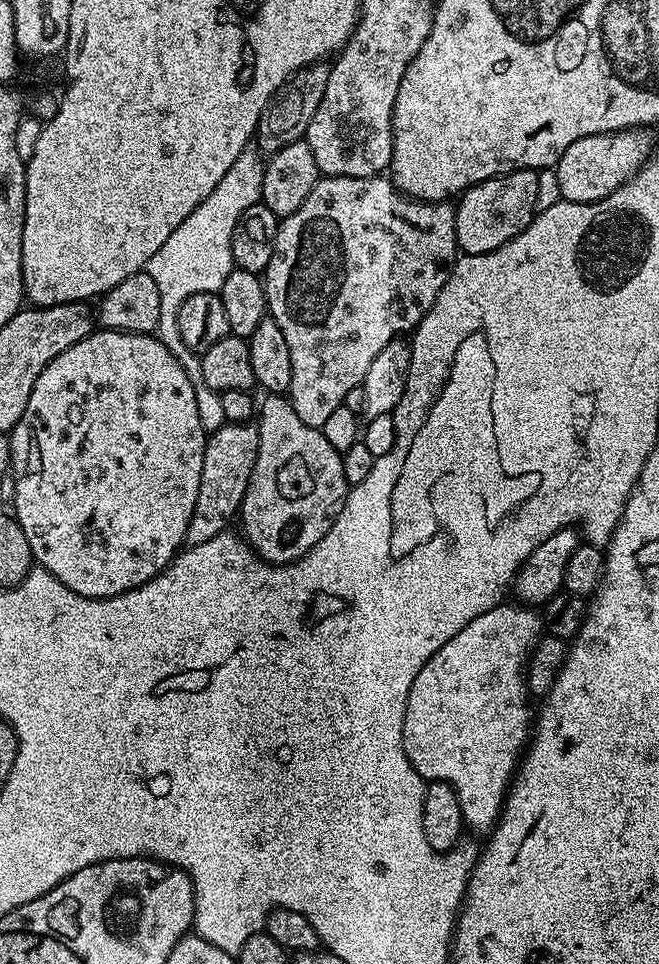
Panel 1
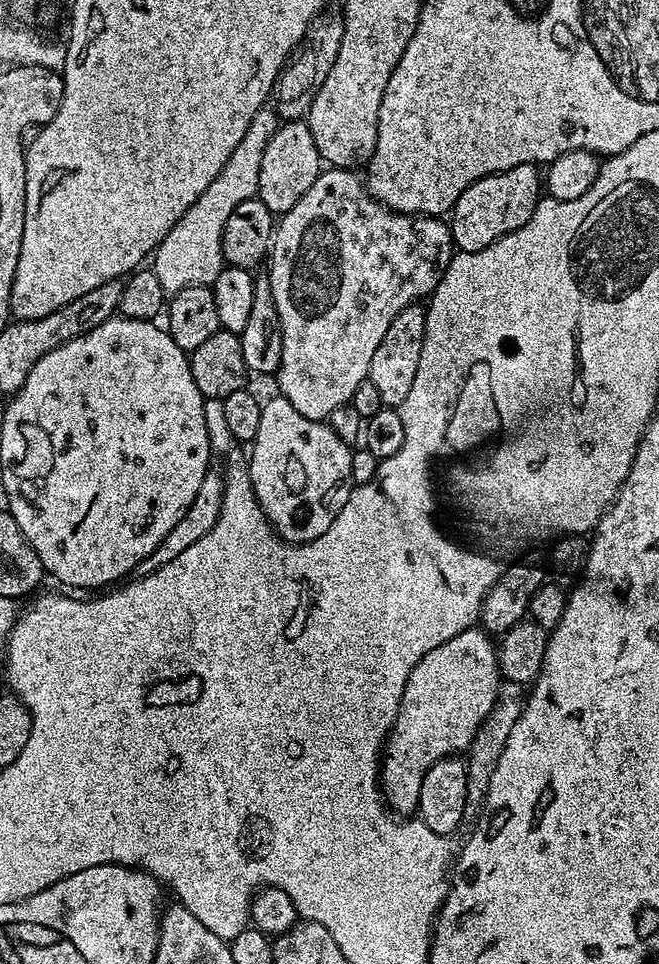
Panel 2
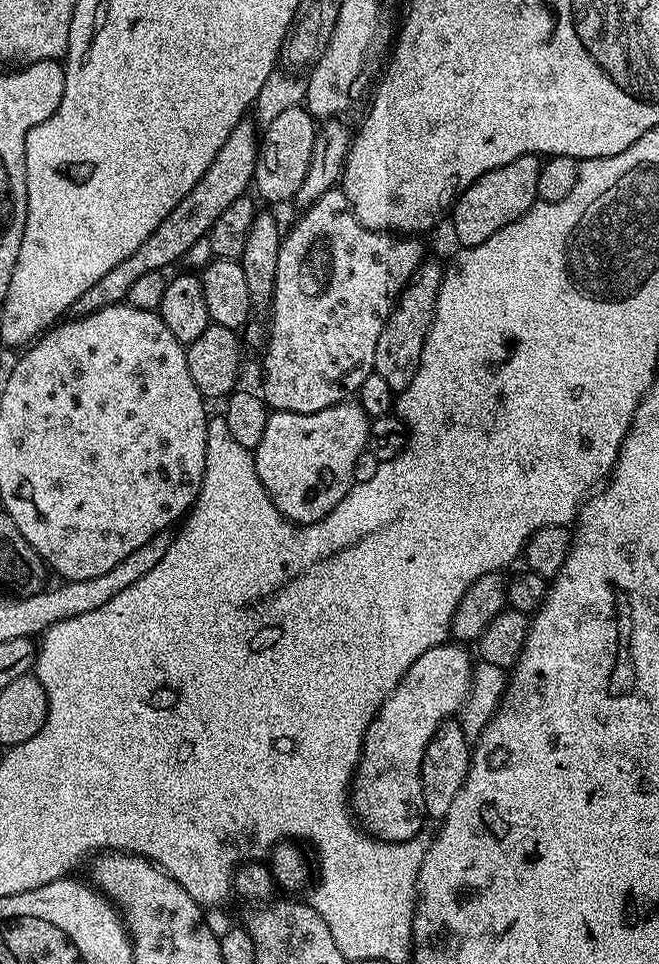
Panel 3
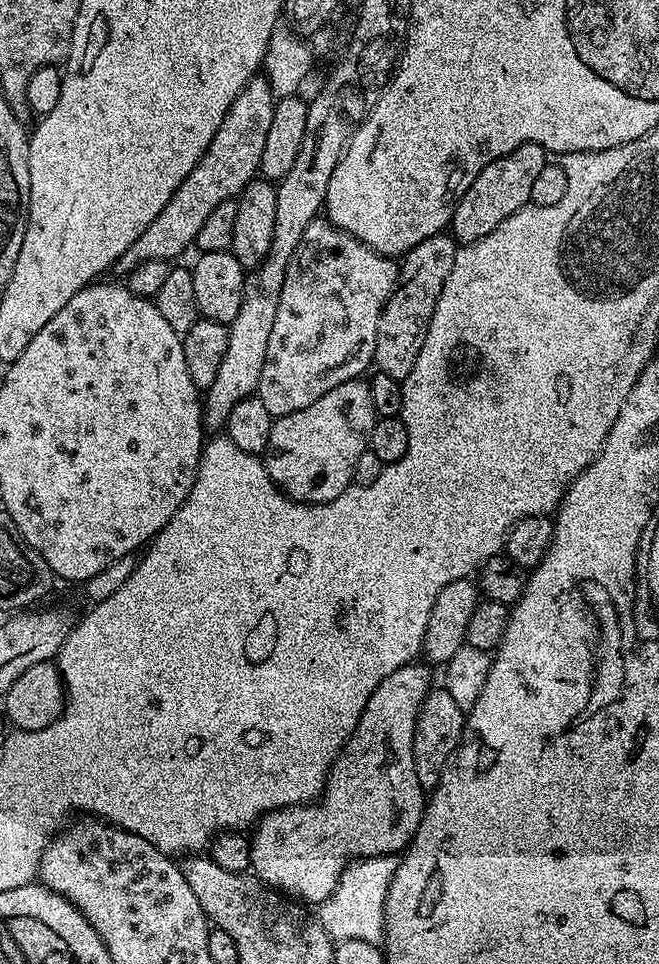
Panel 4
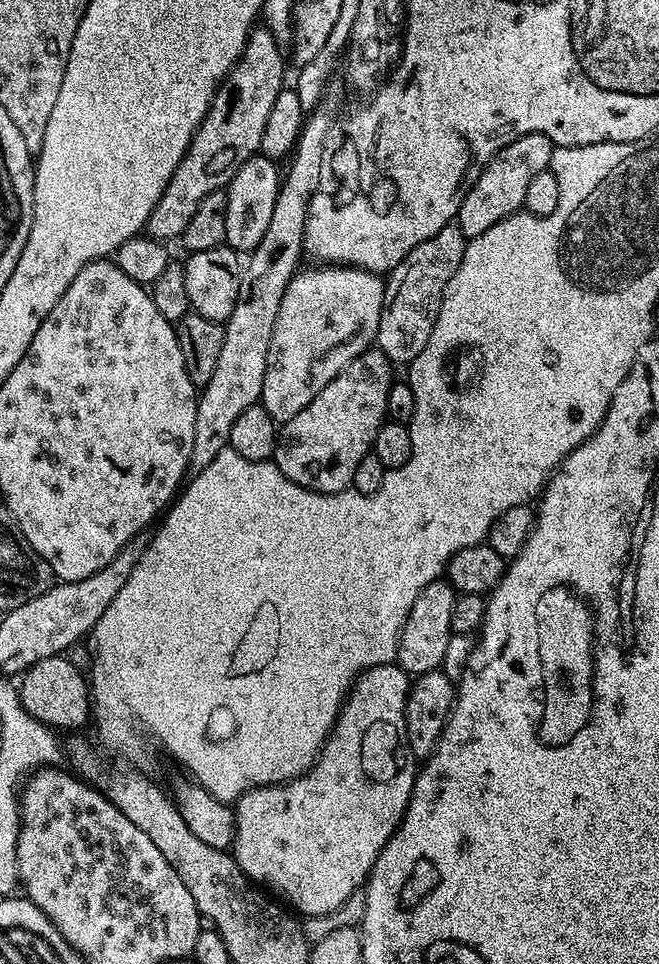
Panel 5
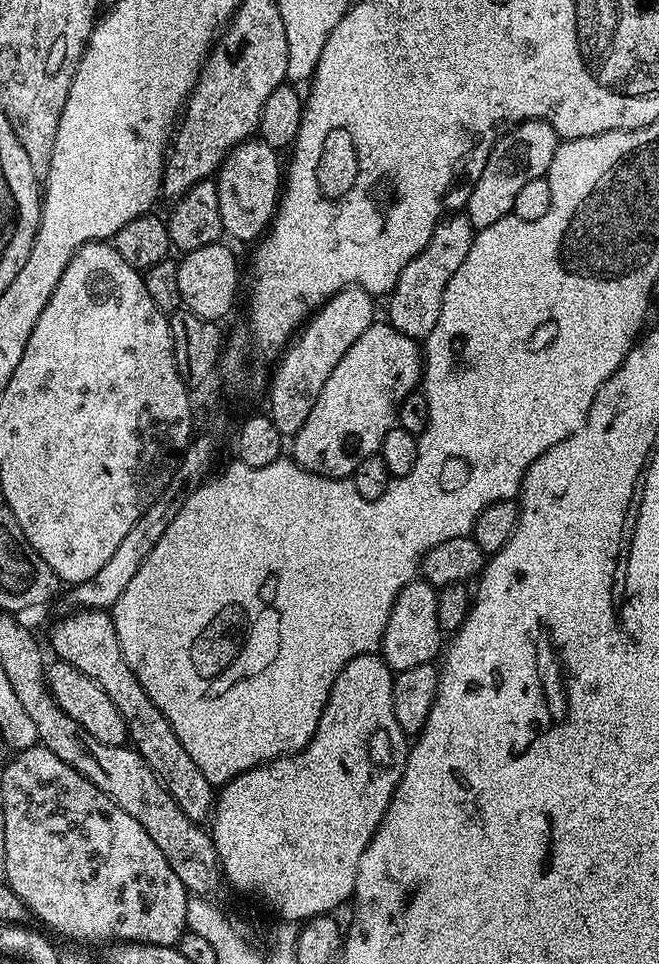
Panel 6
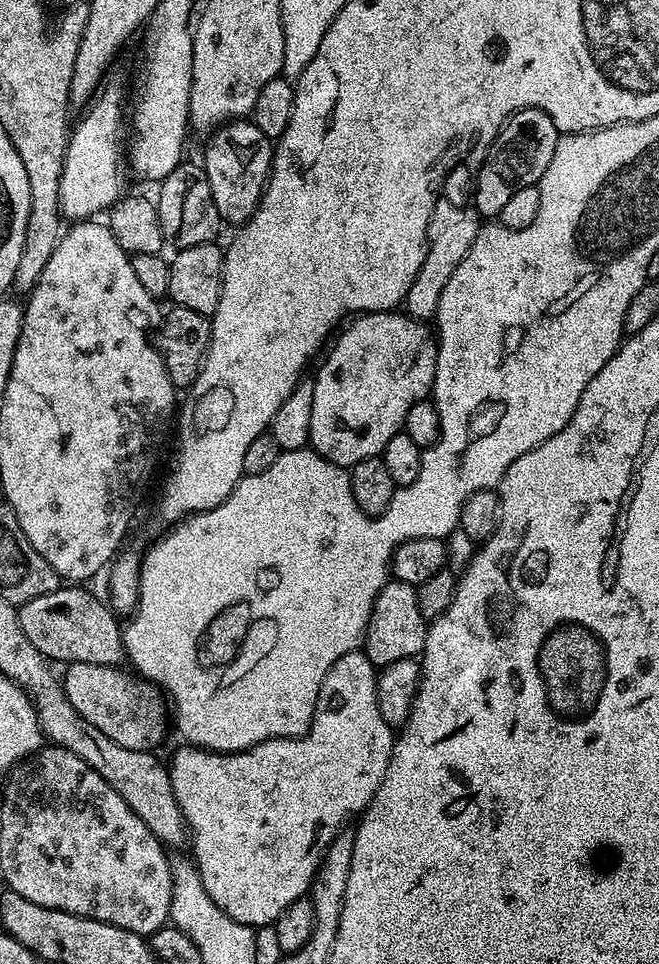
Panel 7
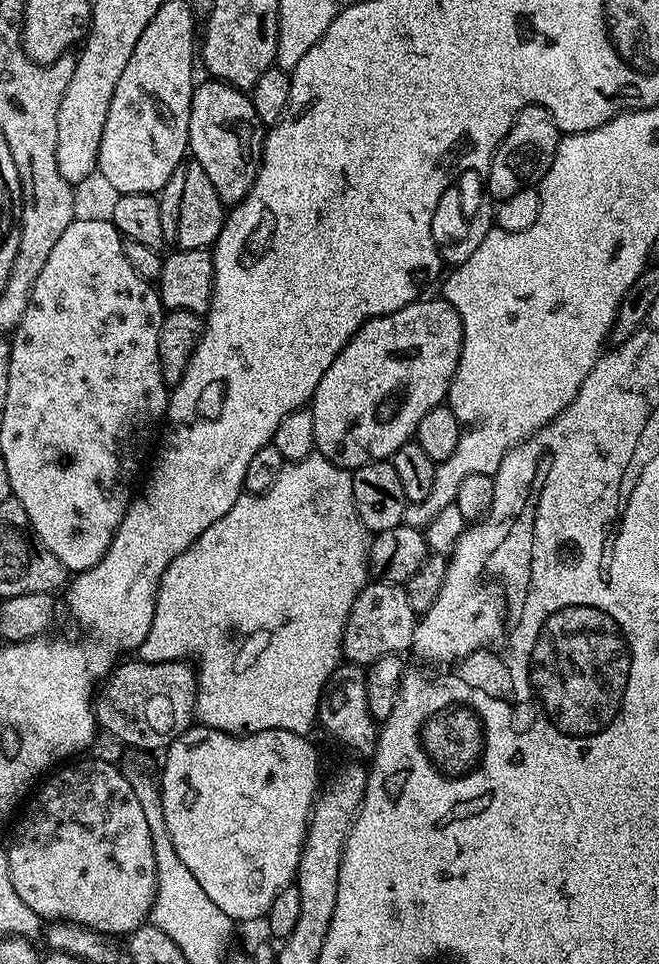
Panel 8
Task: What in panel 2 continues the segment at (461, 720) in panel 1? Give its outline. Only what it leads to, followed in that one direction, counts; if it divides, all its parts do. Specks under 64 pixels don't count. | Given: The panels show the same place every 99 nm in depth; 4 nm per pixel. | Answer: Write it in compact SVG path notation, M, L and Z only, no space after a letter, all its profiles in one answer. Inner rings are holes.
M473 626L454 634L450 642L442 642L442 646L434 646L430 654L410 670L410 678L404 687L402 702L398 706L396 723L388 733L387 741L382 749L380 761L380 787L389 808L397 814L412 814L417 811L416 803L420 793L420 779L431 764L451 754L460 754L463 748L472 744L472 739L480 732L484 719L492 712L496 704L496 695L500 692L502 677L496 661L496 644L489 633Z

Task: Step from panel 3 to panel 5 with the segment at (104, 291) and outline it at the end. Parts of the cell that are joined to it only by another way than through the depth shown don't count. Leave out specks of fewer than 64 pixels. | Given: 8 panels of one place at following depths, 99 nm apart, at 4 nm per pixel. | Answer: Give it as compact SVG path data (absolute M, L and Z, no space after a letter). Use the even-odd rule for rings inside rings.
M253 27L248 35L238 62L218 86L208 113L192 135L188 153L178 162L166 190L162 190L162 198L158 198L158 206L150 214L146 232L158 241L172 242L175 236L183 237L190 218L194 218L194 210L198 210L198 202L206 194L227 189L240 167L259 153L266 117L274 106L274 98L285 87L284 60L286 64L285 53L284 56L280 53L282 46L274 38L271 27L260 27Z

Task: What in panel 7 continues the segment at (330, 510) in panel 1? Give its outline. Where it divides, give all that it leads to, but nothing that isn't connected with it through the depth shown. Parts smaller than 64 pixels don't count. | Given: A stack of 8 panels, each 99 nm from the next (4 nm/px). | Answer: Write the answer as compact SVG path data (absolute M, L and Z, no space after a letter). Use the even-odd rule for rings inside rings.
M400 310L365 312L352 322L340 337L335 337L336 345L334 340L327 349L329 352L324 365L316 372L316 380L311 381L314 406L310 410L308 435L312 451L349 470L358 462L383 453L386 442L403 429L410 406L419 400L429 399L436 373L436 337L427 323L415 320Z

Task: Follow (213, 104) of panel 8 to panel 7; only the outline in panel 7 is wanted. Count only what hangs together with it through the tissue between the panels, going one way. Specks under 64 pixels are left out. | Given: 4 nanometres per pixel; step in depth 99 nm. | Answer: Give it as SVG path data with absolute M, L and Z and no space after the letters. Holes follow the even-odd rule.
M247 119L234 120L231 124L220 125L215 129L212 138L208 149L204 152L204 161L202 161L204 177L210 182L210 190L214 190L214 203L218 206L221 221L225 225L243 226L260 208L264 185L267 184L272 171L273 141L268 140L266 134L262 134L262 130L258 130L258 126Z

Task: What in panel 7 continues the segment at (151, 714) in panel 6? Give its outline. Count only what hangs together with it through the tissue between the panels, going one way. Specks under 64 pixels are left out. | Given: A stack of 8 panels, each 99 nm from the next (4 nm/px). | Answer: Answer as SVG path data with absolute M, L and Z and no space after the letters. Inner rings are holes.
M61 586L50 594L32 598L19 605L22 630L47 660L67 666L74 662L94 662L98 666L116 666L125 659L124 634L117 613L84 586Z

